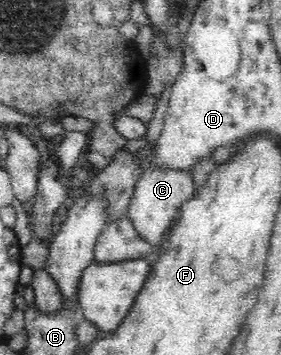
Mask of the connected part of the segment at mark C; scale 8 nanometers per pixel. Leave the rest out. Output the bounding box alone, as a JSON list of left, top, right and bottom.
[128,164,195,246]

